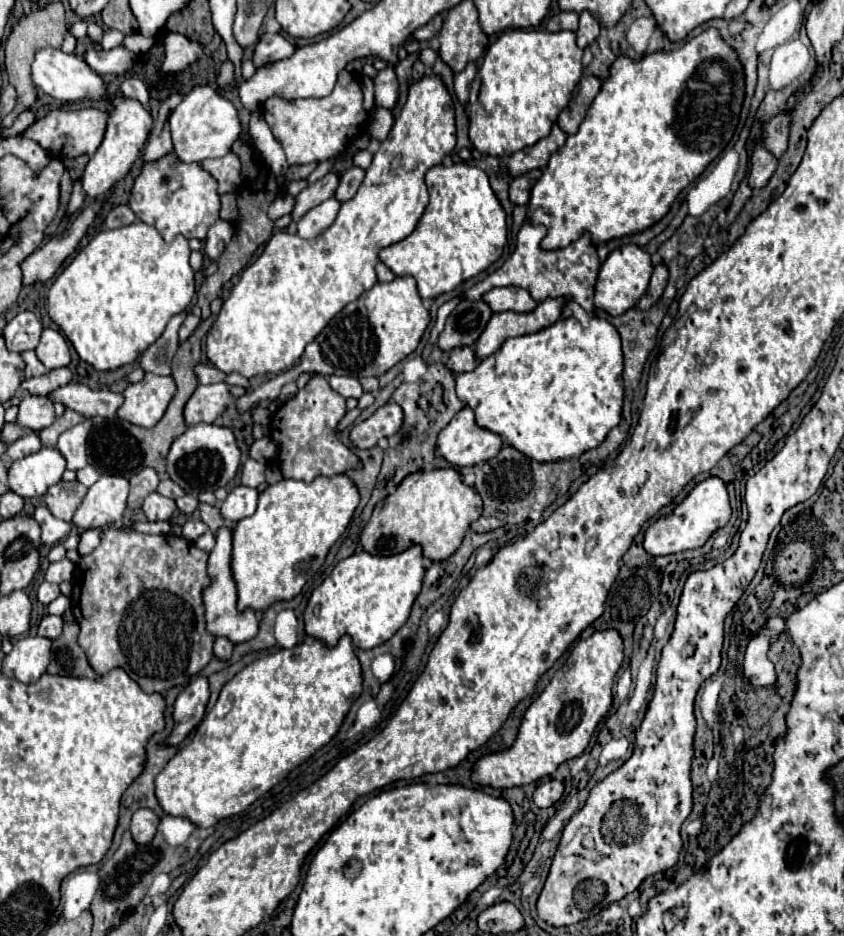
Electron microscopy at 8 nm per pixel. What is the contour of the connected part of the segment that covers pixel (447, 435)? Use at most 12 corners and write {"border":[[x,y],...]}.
{"border":[[467,406],[437,438],[455,468],[487,462],[501,436],[479,428]]}

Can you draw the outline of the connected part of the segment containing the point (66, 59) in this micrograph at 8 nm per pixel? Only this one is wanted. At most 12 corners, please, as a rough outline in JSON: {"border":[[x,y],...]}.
{"border":[[41,48],[31,62],[41,94],[99,100],[105,84],[83,58]]}

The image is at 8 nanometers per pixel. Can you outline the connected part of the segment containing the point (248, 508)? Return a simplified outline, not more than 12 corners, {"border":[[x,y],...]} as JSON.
{"border":[[237,486],[221,504],[227,522],[255,512],[257,488]]}

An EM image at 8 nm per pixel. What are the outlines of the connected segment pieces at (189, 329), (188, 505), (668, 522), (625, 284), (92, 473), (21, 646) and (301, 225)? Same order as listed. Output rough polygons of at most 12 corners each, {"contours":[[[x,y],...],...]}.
{"contours":[[[189,314],[179,328],[179,342],[195,332],[201,318]],[[181,496],[175,504],[181,514],[191,514],[197,508],[193,496]],[[705,478],[669,516],[643,548],[665,556],[701,548],[729,522],[723,480]],[[625,244],[601,264],[595,308],[621,316],[649,286],[649,254]],[[93,466],[77,472],[83,486],[93,486],[99,480],[99,472]],[[21,638],[3,658],[3,674],[37,682],[47,670],[51,640]],[[329,198],[297,222],[301,238],[315,238],[335,222],[341,202]]]}

